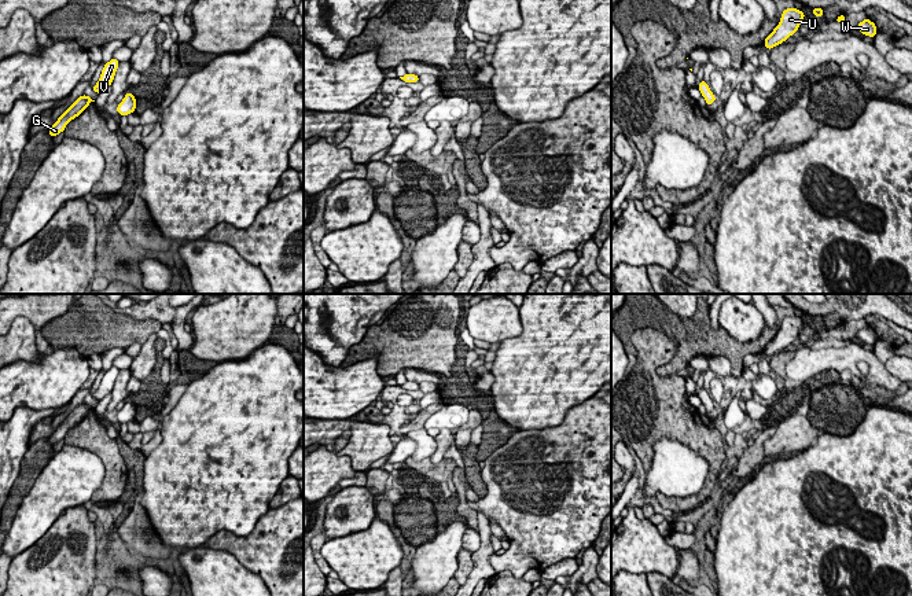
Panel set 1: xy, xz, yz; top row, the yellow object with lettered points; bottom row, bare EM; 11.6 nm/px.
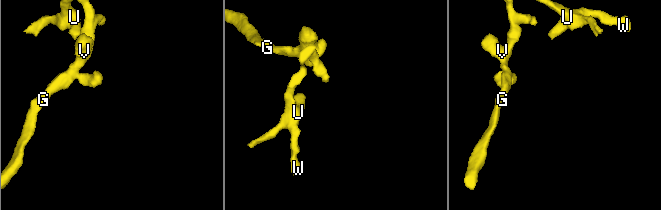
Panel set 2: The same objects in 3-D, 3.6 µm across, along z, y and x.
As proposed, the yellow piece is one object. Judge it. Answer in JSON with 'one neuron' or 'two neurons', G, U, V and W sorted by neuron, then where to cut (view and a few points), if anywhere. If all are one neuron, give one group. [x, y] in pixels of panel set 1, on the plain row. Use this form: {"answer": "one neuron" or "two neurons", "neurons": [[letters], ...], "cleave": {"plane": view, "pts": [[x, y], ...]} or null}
{"answer": "one neuron", "neurons": [["G", "U", "V", "W"]], "cleave": null}

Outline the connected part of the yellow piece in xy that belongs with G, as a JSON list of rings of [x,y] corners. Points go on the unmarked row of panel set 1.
[[[82,402],[80,404],[59,426],[58,428],[54,431],[52,435],[48,437],[48,441],[55,445],[56,442],[59,442],[60,439],[65,438],[66,433],[77,426],[88,413],[92,408],[89,404]]]

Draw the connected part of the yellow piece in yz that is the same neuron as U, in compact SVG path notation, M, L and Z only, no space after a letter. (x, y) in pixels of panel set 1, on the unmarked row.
M786 316L782 321L779 332L764 349L768 358L793 343L799 336L799 331L805 324L806 323L801 317Z

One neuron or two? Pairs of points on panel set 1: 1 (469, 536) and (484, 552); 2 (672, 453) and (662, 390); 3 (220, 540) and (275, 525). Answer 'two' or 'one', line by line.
1: two
2: two
3: one

